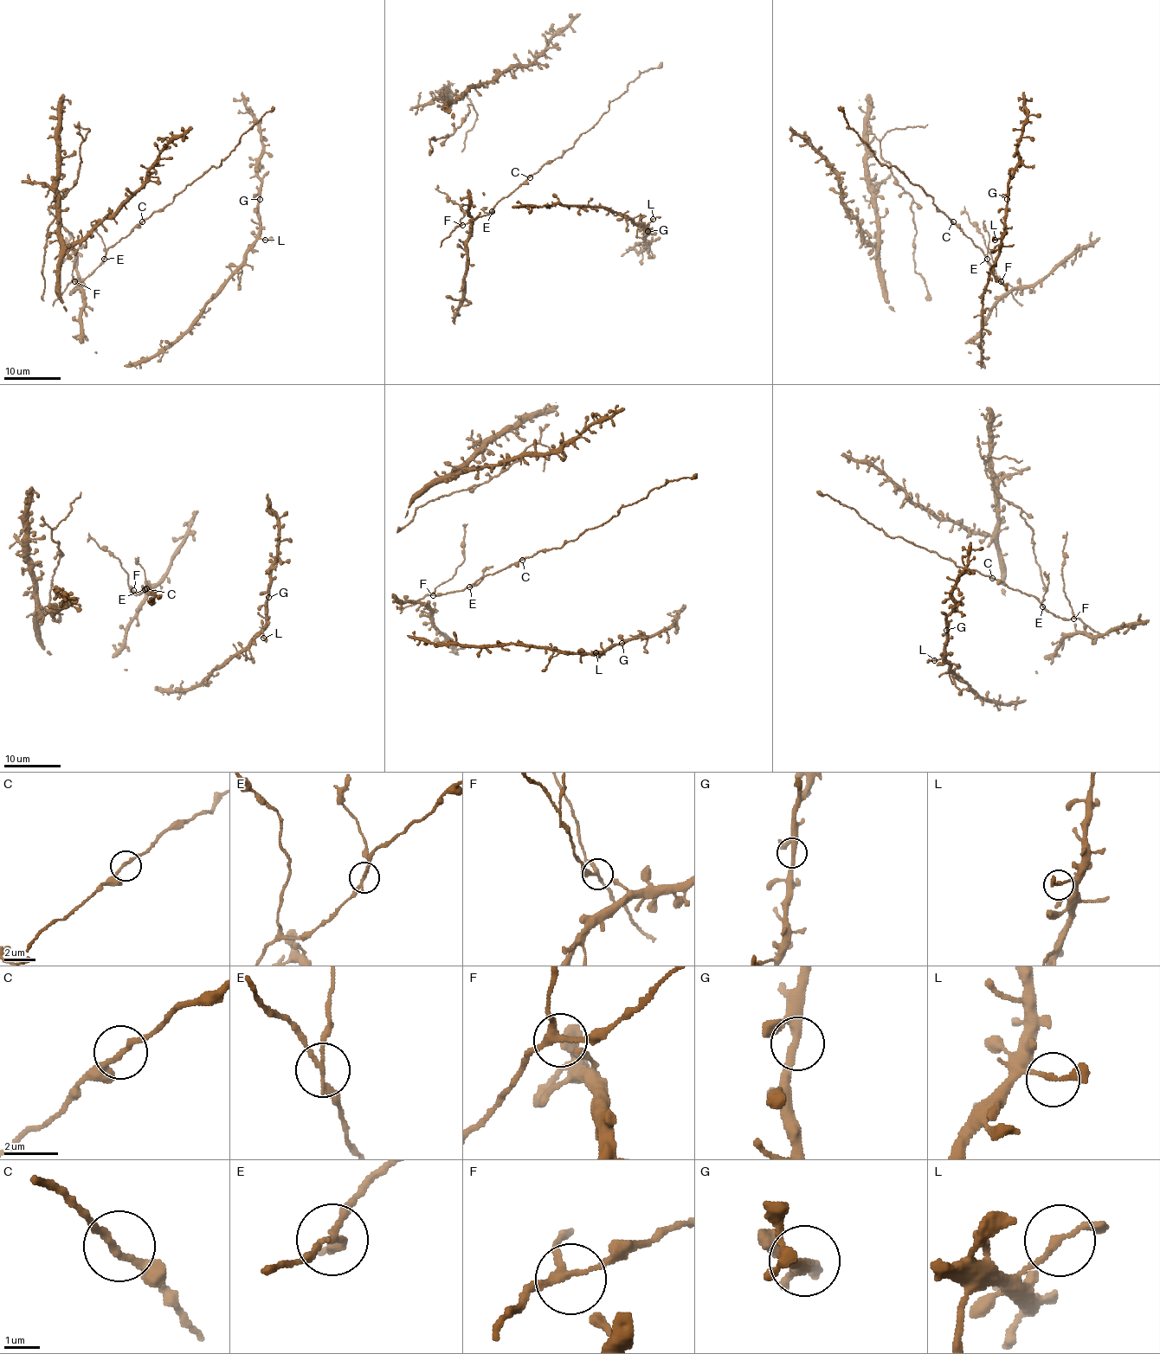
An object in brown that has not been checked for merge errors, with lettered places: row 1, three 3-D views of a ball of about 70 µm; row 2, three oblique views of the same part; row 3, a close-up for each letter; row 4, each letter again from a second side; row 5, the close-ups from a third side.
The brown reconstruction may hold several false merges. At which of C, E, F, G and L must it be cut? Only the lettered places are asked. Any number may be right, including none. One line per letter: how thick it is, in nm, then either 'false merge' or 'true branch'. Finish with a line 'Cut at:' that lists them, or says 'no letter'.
C: 190 nm | true branch
E: 150 nm | false merge
F: 200 nm | true branch
G: 260 nm | true branch
L: 180 nm | true branch
Cut at: E

